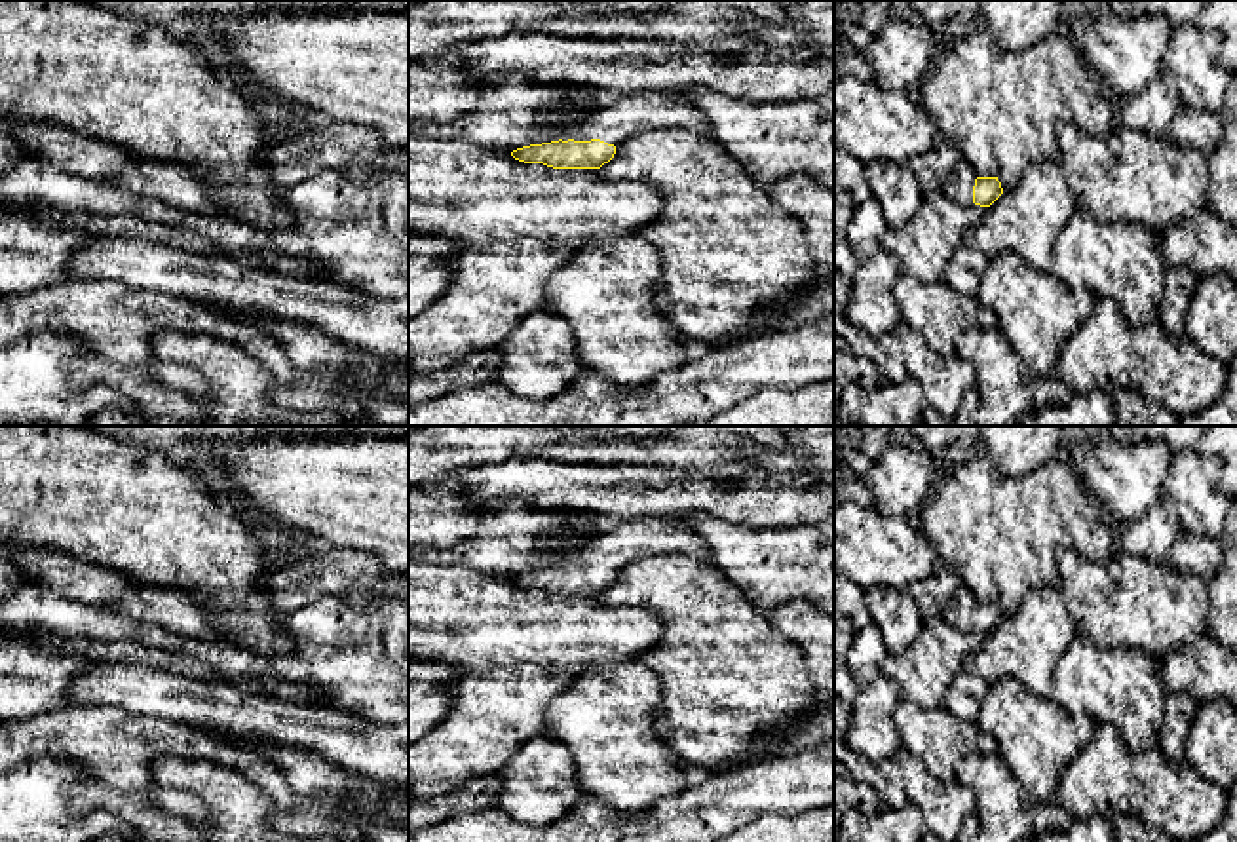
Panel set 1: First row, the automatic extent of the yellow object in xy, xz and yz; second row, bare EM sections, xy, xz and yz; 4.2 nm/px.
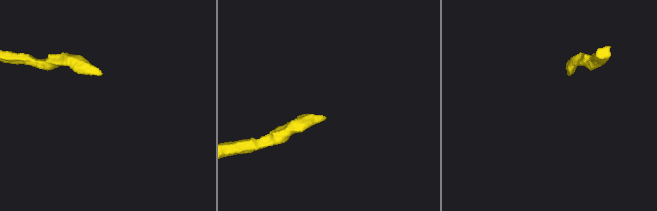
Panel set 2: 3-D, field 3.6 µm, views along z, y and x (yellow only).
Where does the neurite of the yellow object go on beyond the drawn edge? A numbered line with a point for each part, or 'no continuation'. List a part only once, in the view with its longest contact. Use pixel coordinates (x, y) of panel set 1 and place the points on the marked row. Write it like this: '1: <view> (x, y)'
1: xz (633, 114)

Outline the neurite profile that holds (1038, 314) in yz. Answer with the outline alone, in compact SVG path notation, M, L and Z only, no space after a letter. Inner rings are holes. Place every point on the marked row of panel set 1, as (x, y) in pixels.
M1013 251L990 258L977 298L996 314L1017 357L1039 376L1055 374L1064 344L1096 302L1091 291L1032 270Z

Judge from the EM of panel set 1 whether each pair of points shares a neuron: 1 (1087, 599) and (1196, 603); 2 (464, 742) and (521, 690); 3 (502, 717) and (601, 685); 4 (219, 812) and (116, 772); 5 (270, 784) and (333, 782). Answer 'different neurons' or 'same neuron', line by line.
1: same neuron
2: same neuron
3: different neurons
4: different neurons
5: different neurons

